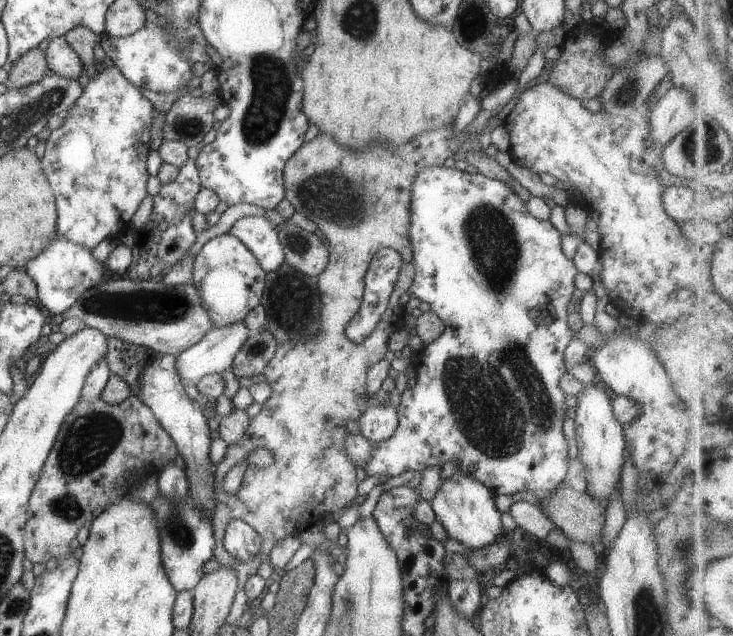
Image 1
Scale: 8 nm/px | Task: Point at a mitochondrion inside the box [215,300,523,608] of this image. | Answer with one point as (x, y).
(259, 346)

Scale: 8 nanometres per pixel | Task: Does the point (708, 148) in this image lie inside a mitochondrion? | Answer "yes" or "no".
yes

